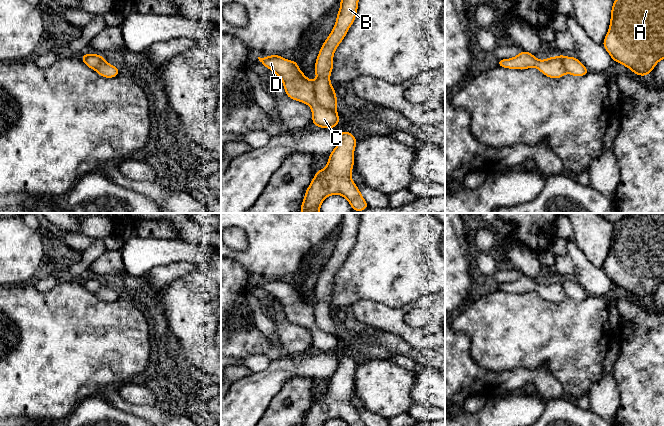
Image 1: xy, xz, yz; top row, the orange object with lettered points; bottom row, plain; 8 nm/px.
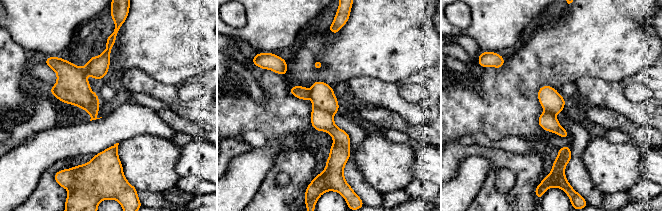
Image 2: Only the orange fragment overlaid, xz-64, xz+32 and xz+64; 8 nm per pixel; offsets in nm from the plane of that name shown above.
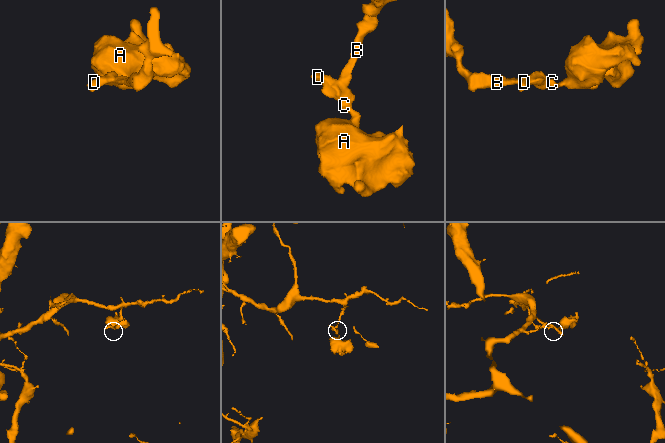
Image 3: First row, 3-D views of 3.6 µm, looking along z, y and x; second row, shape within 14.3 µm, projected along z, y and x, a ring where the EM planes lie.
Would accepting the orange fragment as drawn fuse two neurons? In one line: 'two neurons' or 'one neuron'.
two neurons

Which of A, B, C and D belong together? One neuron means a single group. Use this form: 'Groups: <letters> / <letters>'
Groups: A C D / B

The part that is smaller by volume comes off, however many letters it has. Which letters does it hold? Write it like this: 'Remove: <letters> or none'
Remove: A, C, D

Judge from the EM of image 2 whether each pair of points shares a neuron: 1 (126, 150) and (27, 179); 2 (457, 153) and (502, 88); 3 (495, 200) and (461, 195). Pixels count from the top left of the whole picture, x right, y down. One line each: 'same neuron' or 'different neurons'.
1: different neurons
2: different neurons
3: different neurons

